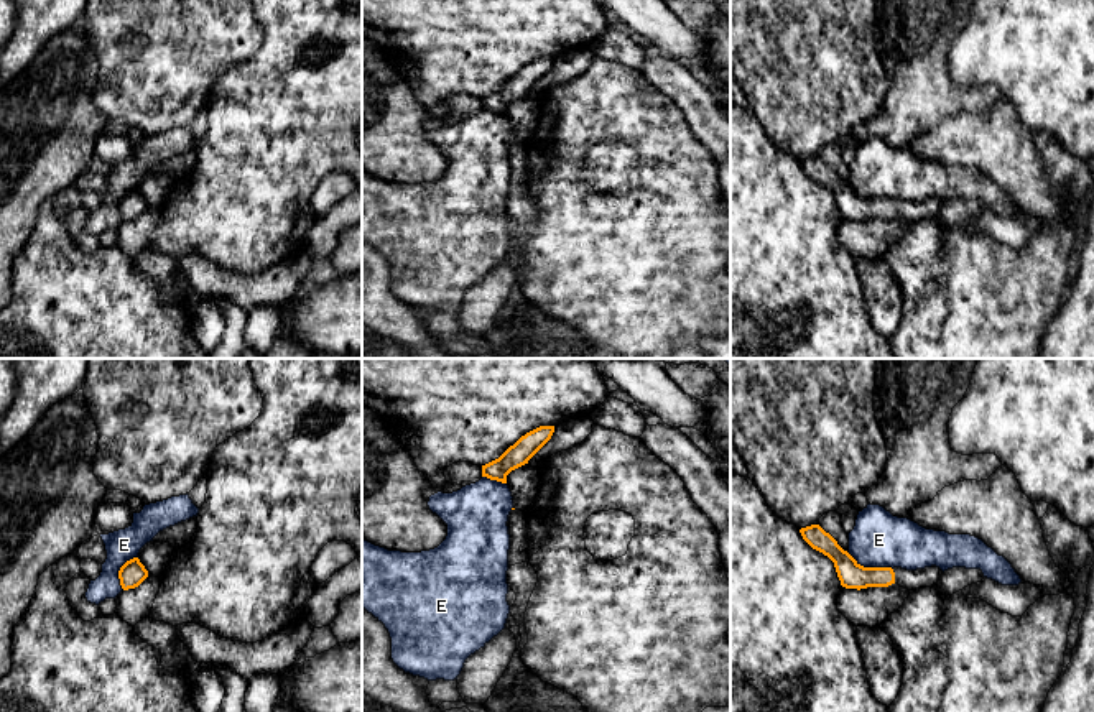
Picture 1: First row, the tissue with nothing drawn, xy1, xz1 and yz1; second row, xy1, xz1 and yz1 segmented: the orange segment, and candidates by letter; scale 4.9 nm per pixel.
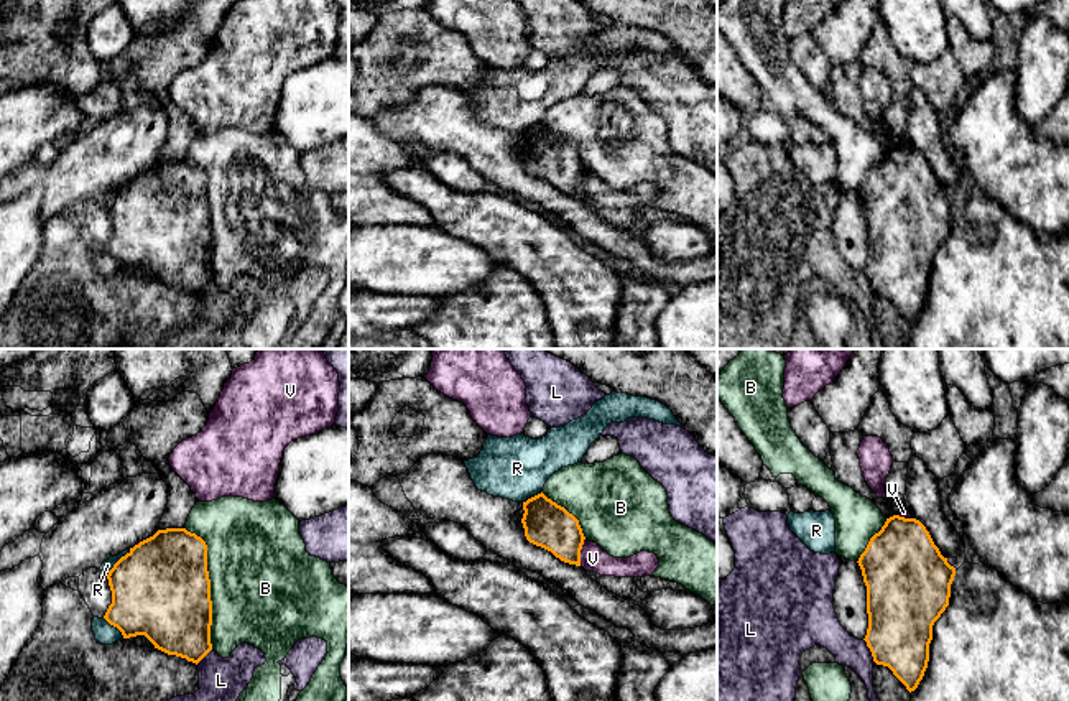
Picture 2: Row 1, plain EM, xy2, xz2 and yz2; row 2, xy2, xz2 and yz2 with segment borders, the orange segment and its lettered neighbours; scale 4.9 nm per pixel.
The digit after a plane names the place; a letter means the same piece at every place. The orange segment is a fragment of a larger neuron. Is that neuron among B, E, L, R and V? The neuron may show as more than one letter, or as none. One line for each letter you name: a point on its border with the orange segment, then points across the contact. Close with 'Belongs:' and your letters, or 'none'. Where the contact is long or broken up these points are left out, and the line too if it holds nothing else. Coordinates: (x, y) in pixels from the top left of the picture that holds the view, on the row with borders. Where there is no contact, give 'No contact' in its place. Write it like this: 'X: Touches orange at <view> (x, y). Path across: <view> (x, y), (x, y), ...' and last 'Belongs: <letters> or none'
V: Touches orange at xz2 (579, 552). Path across: xz2 (548, 525), (579, 552), (592, 558)
Belongs: V

